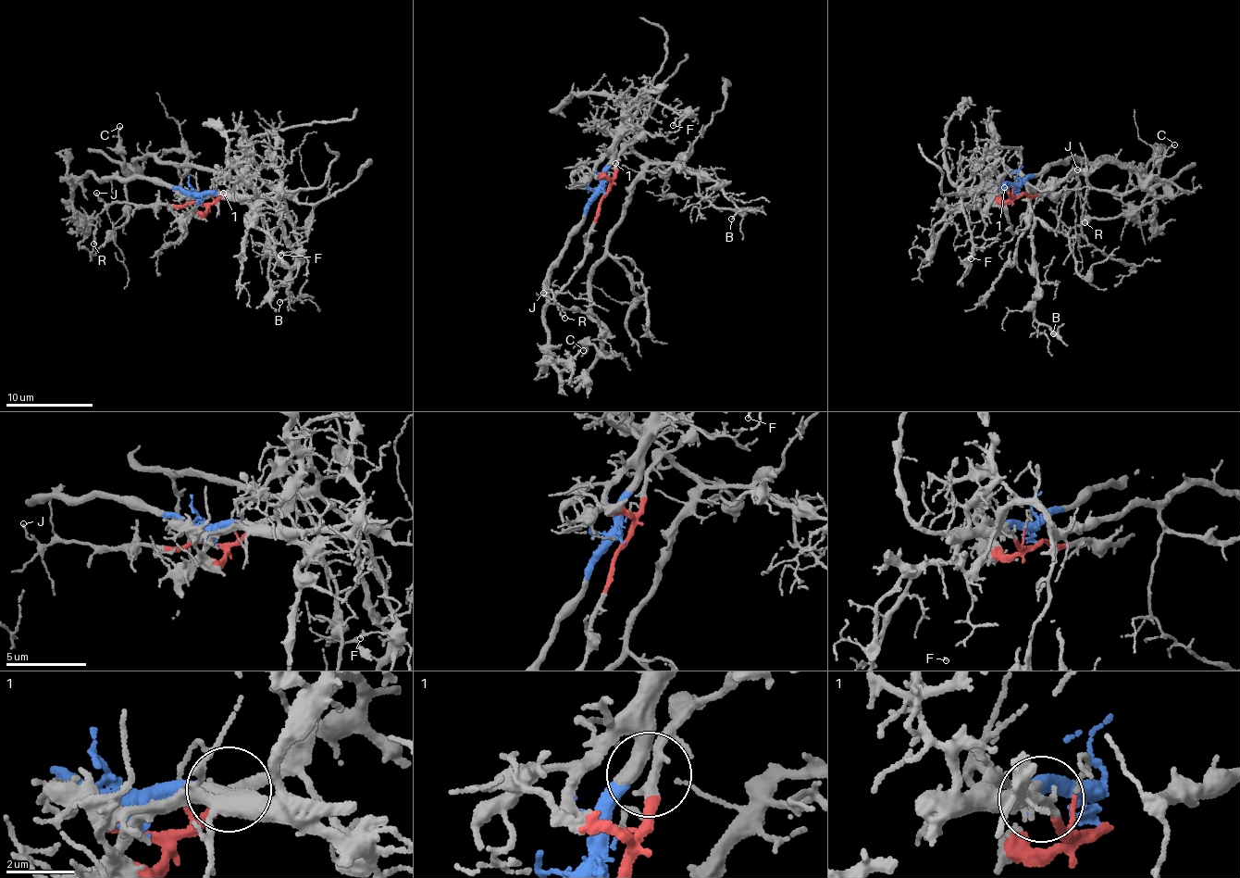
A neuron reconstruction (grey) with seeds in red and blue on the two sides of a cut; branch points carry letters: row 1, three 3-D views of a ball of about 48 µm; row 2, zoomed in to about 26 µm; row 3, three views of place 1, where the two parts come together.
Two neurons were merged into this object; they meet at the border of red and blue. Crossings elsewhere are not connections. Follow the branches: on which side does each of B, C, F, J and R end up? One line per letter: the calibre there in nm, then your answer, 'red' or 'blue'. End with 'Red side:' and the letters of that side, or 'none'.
B: 100 nm | red
C: 130 nm | red
F: 80 nm | blue
J: 110 nm | red
R: 50 nm | red
Red side: B, C, J, R

